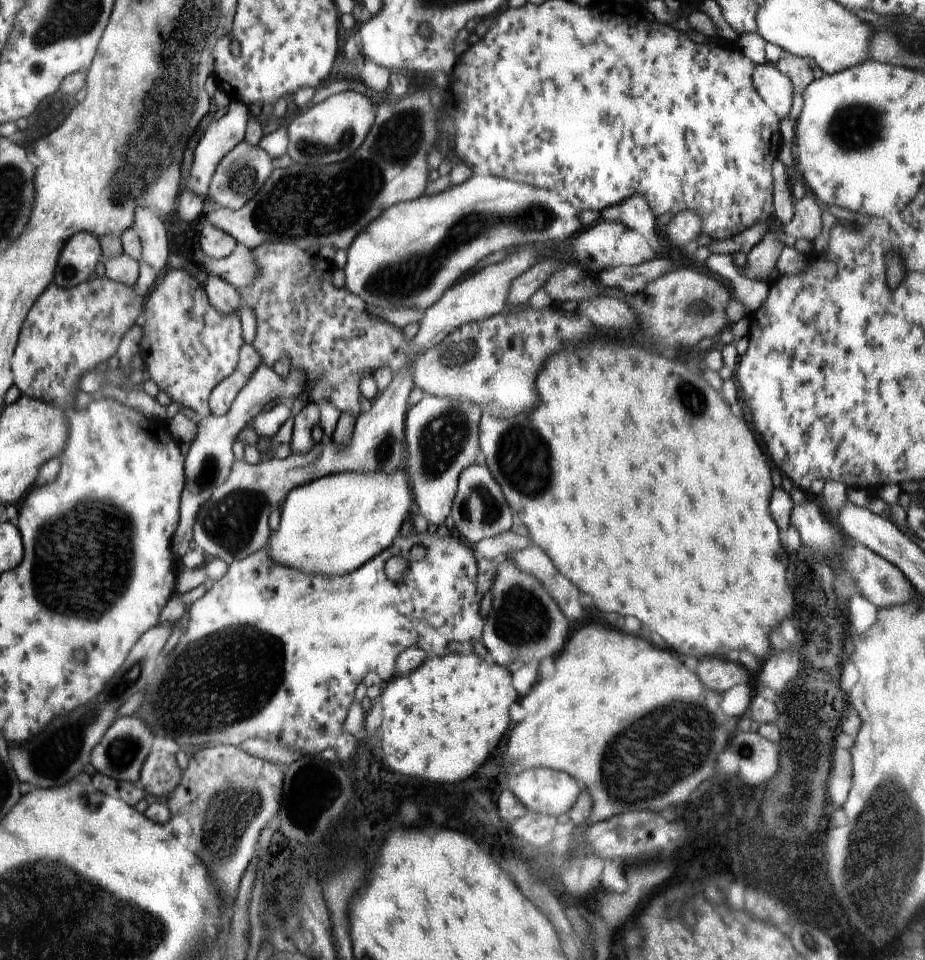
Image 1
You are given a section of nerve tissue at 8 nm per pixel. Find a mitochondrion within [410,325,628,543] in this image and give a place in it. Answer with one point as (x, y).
(521, 451)

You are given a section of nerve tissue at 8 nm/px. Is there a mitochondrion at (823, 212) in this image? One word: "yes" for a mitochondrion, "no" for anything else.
no

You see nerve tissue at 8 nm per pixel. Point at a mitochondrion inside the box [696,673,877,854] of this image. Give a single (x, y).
(808, 737)

